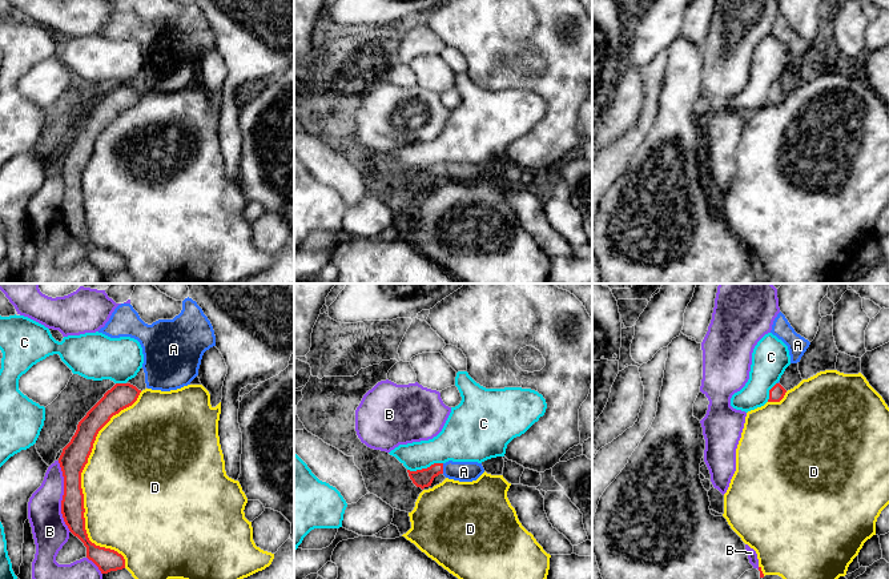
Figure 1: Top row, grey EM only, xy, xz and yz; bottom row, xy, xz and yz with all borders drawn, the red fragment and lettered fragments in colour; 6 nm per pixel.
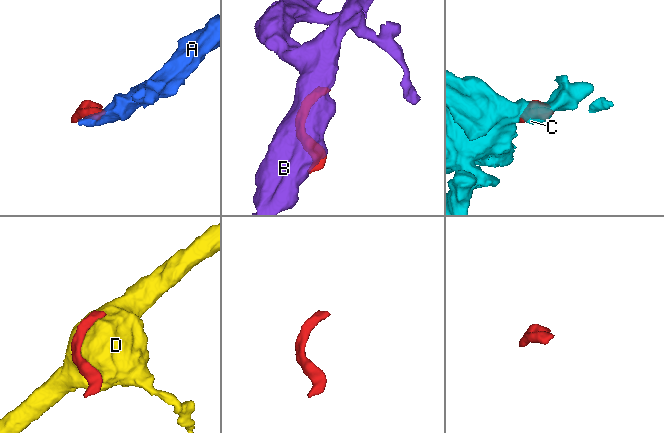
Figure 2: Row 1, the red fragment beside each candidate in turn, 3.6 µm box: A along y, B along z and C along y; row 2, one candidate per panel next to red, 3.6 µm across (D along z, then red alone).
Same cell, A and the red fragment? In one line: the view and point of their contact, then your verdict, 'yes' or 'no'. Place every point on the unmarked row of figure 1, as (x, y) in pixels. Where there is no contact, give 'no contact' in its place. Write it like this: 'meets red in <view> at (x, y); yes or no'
meets red in xz at (442, 171); yes

